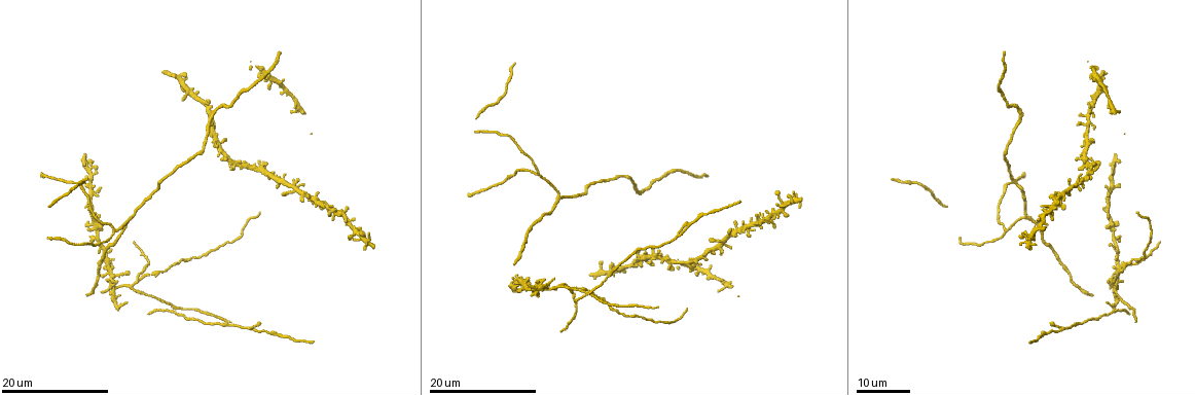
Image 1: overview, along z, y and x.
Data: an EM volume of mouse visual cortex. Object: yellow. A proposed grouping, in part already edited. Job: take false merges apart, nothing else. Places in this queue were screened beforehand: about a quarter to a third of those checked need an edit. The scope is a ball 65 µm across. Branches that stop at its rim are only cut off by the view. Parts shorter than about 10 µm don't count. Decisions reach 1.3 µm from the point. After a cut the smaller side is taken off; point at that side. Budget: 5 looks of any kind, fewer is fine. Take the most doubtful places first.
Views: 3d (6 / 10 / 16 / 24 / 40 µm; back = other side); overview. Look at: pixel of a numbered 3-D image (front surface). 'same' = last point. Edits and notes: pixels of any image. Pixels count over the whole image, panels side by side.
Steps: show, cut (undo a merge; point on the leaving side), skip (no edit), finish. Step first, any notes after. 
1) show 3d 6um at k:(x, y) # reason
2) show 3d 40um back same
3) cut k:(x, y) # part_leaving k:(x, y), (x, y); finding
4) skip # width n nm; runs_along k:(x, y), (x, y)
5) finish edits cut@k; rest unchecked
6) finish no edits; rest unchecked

show 3d 16um at 1:(1083, 123)

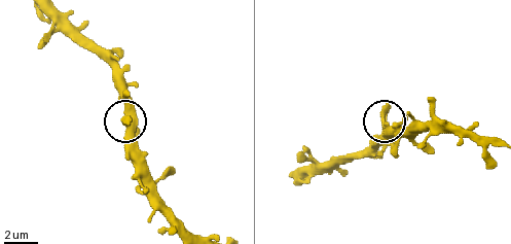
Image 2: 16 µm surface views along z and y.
show 3d 6um same

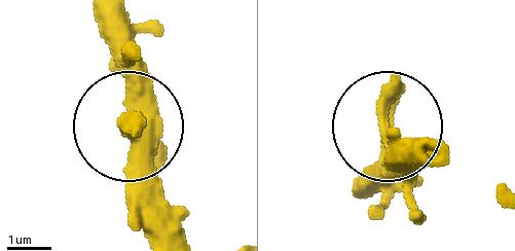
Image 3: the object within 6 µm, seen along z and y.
skip # width 360 nm; continuous, no second neuron

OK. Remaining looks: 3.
show 3d 16um at 1:(540, 178) # a fork

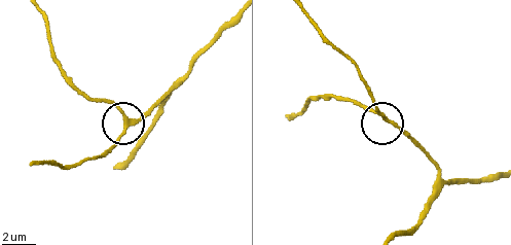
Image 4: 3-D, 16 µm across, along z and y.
show 3d 10um at 4:(387, 118)

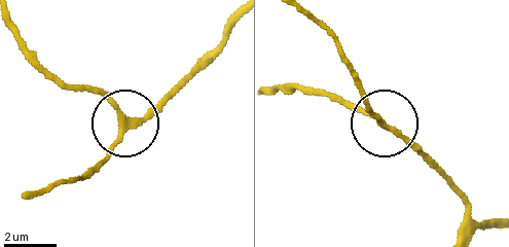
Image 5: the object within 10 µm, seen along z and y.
skip # side_arm 22 um; one neuron here

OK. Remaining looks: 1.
finish no edits; rest unchecked

